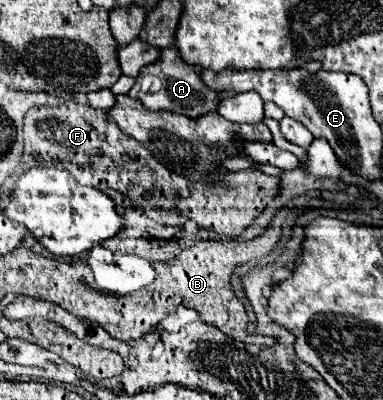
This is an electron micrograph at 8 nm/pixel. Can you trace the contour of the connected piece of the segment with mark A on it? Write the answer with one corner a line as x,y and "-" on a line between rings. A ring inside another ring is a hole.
173,49
161,51
161,63
153,63
153,65
145,67
145,71
141,71
141,75
137,79
137,85
127,95
131,99
141,101
151,111
171,111
171,113
181,113
181,115
187,115
187,117
201,117
203,113
211,113
219,107
219,93
209,89
203,83
197,69
193,65
181,61
177,51
173,51
-
145,75
155,75
155,77
161,79
161,89
157,93
141,91
141,77
145,77

